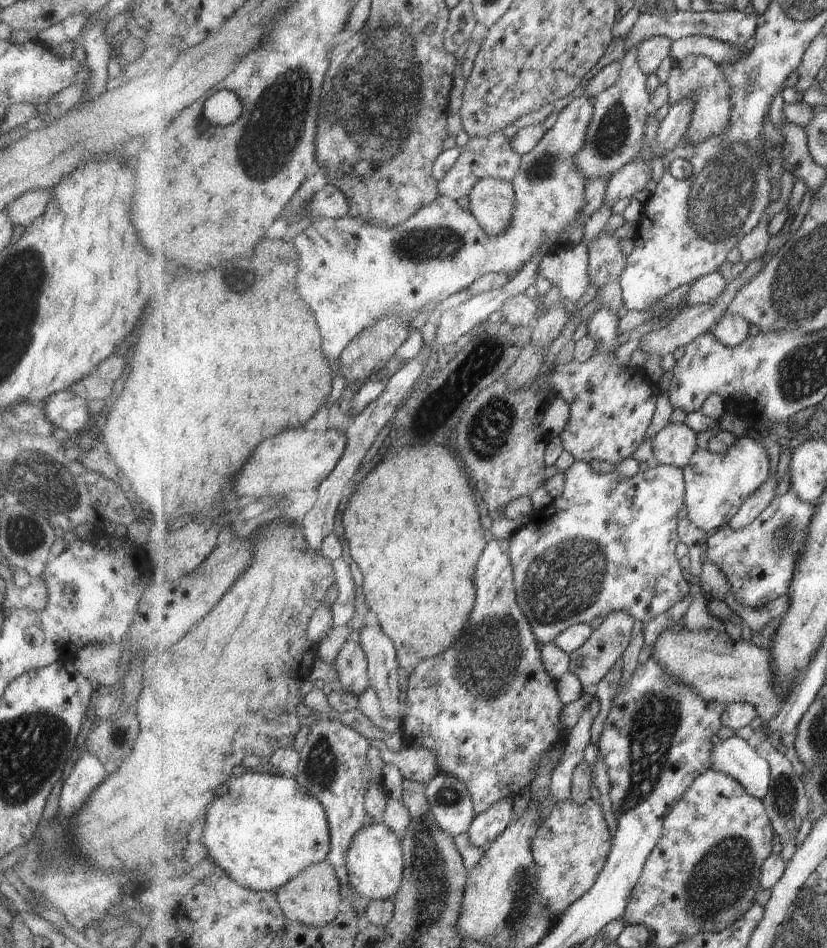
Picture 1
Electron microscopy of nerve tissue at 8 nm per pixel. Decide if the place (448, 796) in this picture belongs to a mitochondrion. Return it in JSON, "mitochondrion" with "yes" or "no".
{"mitochondrion":"yes"}

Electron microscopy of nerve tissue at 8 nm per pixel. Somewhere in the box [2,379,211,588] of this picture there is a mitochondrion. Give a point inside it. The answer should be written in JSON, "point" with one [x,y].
{"point":[32,529]}

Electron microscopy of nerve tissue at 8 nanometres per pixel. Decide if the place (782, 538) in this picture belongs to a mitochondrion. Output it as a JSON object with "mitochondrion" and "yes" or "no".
{"mitochondrion":"yes"}

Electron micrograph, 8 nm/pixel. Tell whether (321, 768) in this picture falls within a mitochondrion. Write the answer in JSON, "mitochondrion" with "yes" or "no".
{"mitochondrion":"yes"}

